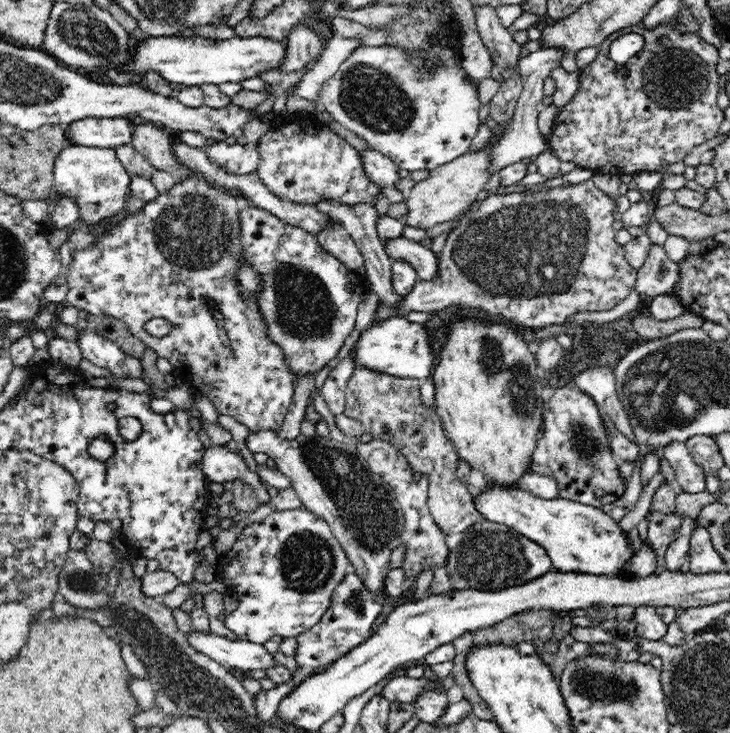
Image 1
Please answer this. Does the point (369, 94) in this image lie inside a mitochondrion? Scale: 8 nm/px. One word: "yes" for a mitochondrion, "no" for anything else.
yes

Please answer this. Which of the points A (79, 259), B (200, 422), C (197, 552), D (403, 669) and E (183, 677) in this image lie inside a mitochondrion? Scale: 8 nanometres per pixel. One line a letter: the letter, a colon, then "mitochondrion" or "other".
A: other
B: other
C: other
D: other
E: mitochondrion

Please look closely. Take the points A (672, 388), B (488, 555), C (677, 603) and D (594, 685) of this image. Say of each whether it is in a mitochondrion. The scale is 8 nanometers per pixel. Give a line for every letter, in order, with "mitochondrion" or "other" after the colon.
A: mitochondrion
B: mitochondrion
C: other
D: mitochondrion

